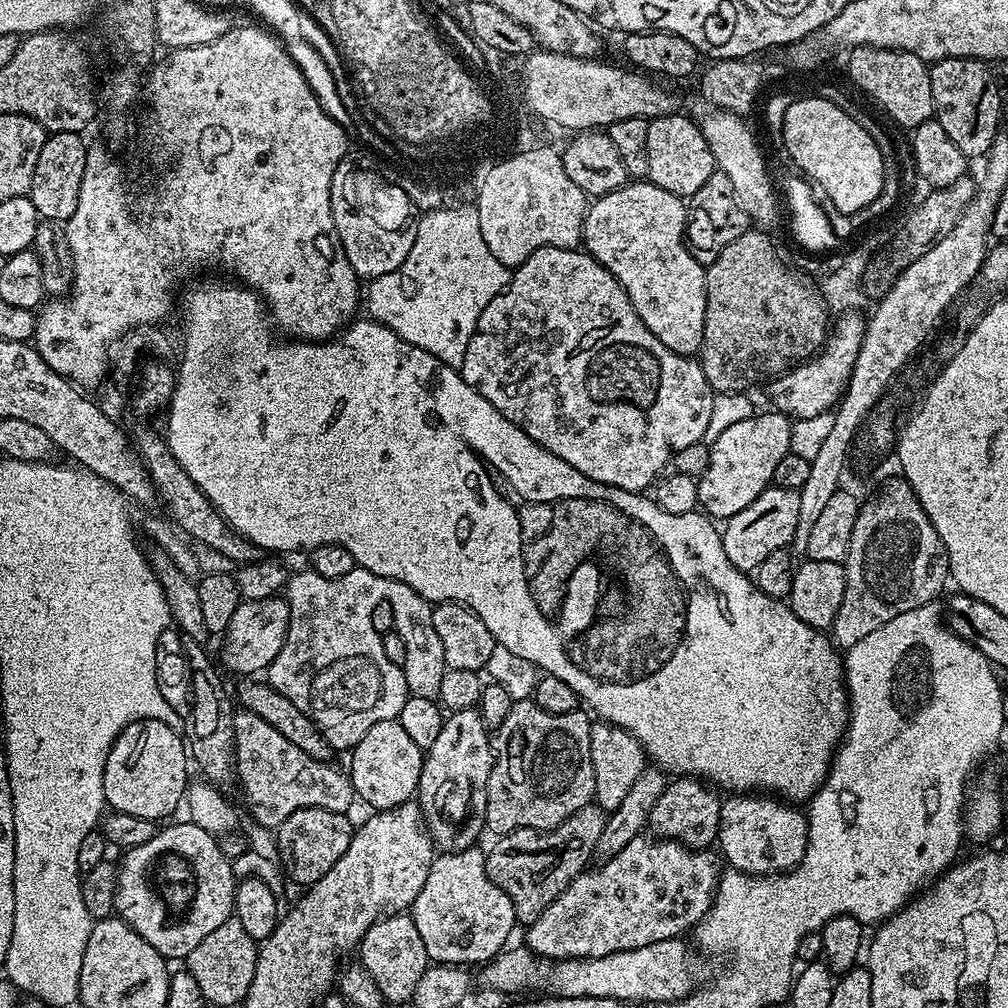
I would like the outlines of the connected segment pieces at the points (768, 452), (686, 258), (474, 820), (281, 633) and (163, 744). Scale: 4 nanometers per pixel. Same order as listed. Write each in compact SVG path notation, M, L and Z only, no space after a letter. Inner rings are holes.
M767 411L727 427L710 447L710 462L696 481L699 507L709 517L726 522L738 514L738 510L746 510L746 506L750 506L758 494L770 487L778 462L782 462L782 458L786 458L791 451L793 421L783 412Z
M629 182L605 196L595 197L584 215L583 247L626 290L638 318L670 350L679 356L695 357L702 346L702 334L706 322L705 265L700 264L688 249L684 226L688 223L688 210L681 197L662 190L651 182Z
M479 707L445 715L442 731L434 741L434 746L430 746L424 752L424 765L418 789L418 803L420 813L424 816L424 825L428 827L433 845L440 852L461 852L471 848L477 843L480 831L485 831L486 786L490 782L493 755L490 729L480 717Z
M283 595L246 600L240 603L238 610L234 610L230 618L230 626L226 626L222 633L225 664L223 667L237 672L237 677L240 678L252 678L263 673L282 649L289 622L290 606Z
M139 720L130 726L126 726L115 742L112 743L112 748L108 752L106 758L106 770L104 771L104 798L107 807L114 812L121 812L122 814L134 814L134 818L142 818L143 820L155 820L157 822L163 821L163 816L168 816L176 807L183 805L186 800L186 793L190 783L188 777L188 768L190 769L190 753L186 747L185 741L182 739L181 733L175 728L166 726L157 720Z

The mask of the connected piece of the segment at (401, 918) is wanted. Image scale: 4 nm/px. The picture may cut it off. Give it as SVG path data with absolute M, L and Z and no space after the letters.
M397 914L384 916L360 939L358 963L370 974L374 986L381 991L381 996L389 1005L408 1004L418 990L422 974L430 966L426 946L418 935L418 926L414 926L411 915Z

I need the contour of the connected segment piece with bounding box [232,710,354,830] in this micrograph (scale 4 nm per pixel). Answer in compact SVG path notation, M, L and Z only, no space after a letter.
M237 711L232 717L232 729L236 739L235 779L240 780L248 812L268 830L275 830L294 810L321 808L347 813L354 801L351 779L344 776L331 763L302 754L294 742L282 738L274 726L260 720L253 712Z

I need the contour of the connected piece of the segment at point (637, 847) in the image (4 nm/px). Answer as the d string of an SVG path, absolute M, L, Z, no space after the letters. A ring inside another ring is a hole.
M648 834L638 835L629 844L622 846L618 854L607 857L601 868L589 867L568 883L563 894L550 902L550 906L542 910L534 923L527 925L527 947L537 956L546 956L550 960L584 960L587 956L598 958L683 937L683 932L691 933L695 929L702 917L711 910L712 901L716 898L722 867L715 855L715 851L688 848L676 840L653 838Z

